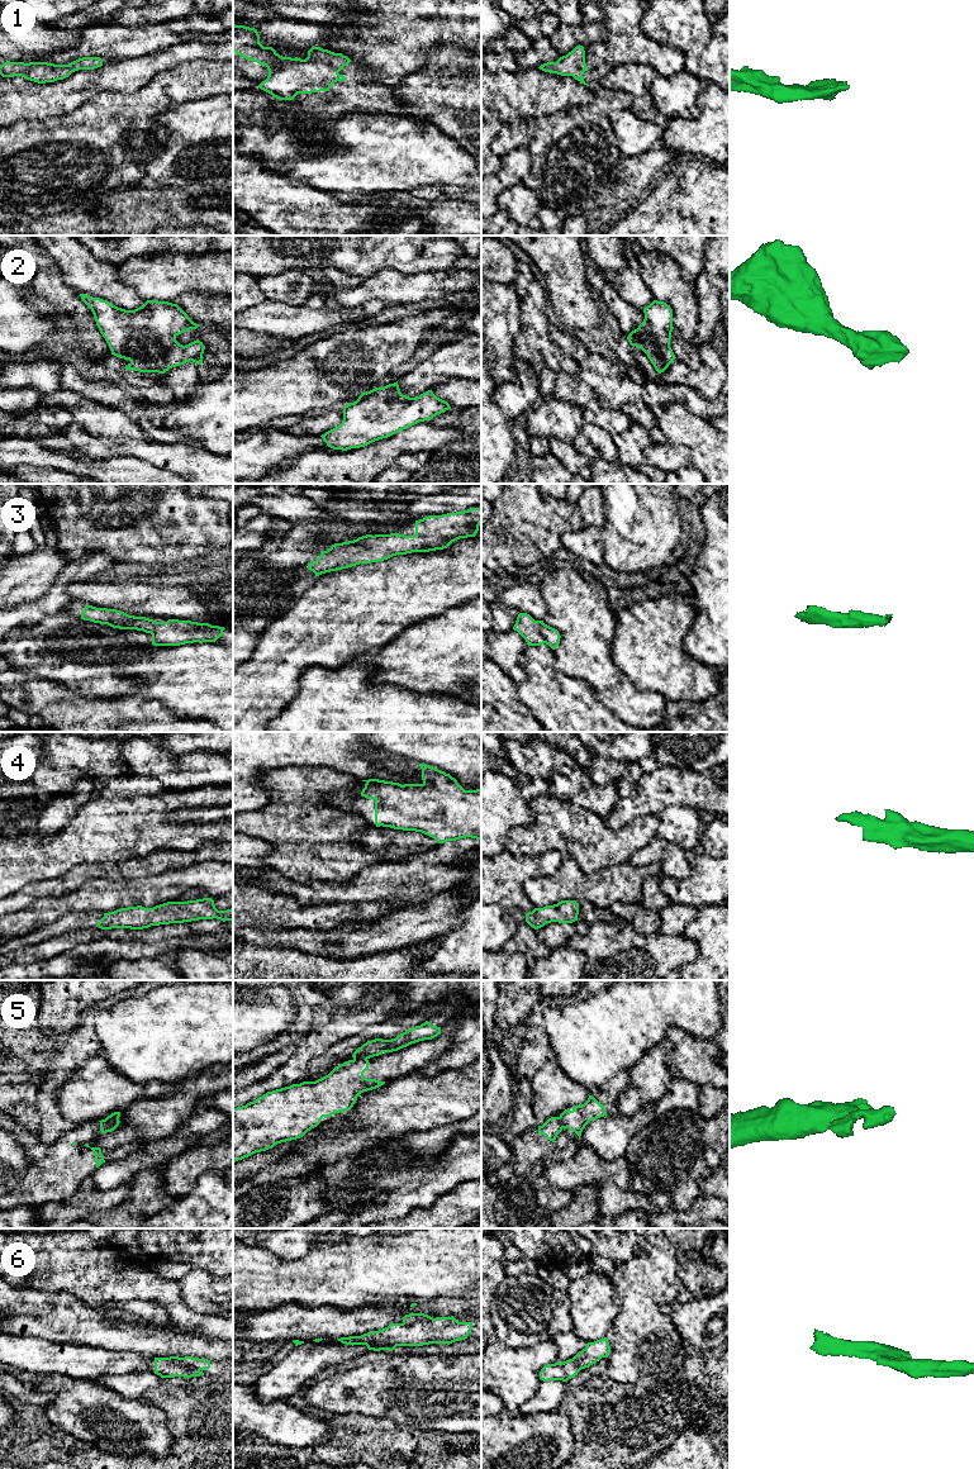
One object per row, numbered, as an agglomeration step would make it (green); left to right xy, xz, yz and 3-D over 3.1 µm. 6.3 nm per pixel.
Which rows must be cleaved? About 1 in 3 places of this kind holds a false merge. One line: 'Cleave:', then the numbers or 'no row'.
Cleave: 5, 6

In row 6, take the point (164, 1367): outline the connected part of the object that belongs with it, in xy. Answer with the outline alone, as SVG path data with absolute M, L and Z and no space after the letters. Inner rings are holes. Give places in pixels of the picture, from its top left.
M155 1358L155 1374L161 1378L171 1378L171 1377L200 1377L204 1375L199 1369L194 1369L186 1366L184 1364L176 1363L168 1358Z

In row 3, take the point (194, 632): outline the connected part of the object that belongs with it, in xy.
M85 605L81 619L108 624L119 629L137 629L152 634L155 646L180 646L194 642L215 642L225 629L224 627L191 621L168 619L156 622L146 617L134 617L117 609Z

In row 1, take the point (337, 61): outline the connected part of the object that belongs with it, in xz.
M233 23L233 51L246 60L263 65L269 76L258 87L279 100L294 100L298 94L329 91L337 81L346 81L338 72L351 60L320 47L312 47L308 57L280 56L272 47L260 43L257 29Z

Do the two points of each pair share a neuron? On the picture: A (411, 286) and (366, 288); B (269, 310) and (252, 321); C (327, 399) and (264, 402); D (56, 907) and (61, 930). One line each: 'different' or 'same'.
A: same
B: same
C: same
D: different

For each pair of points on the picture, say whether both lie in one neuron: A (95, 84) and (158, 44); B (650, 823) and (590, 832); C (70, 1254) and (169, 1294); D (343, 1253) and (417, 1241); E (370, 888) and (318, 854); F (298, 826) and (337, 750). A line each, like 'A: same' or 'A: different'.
A: different
B: same
C: same
D: same
E: different
F: different

